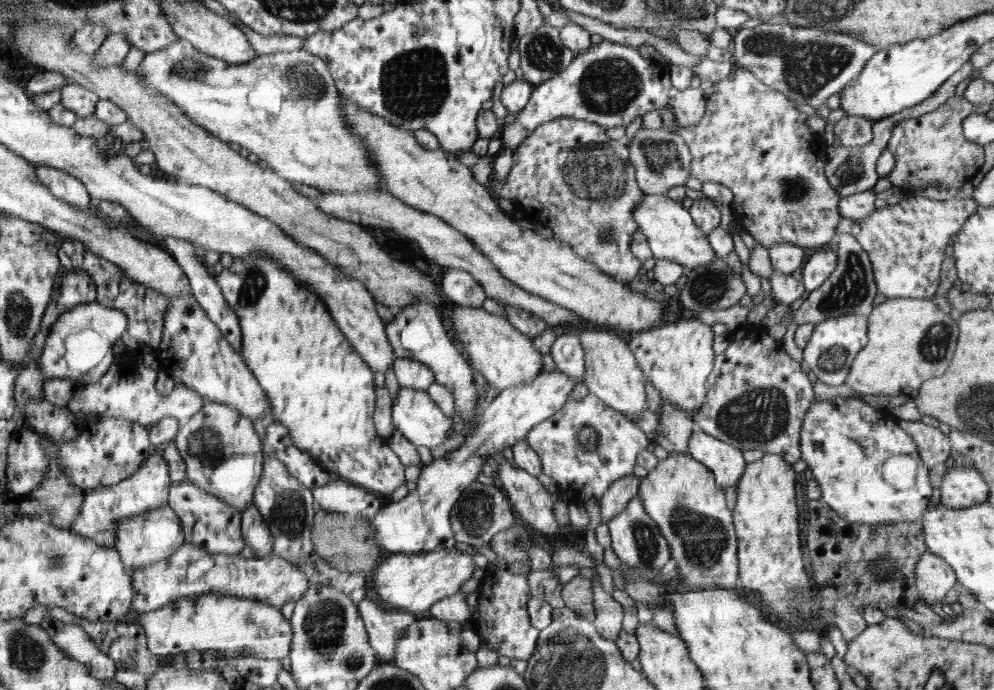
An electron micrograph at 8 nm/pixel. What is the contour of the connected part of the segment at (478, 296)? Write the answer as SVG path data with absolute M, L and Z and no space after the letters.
M447 268L442 274L442 293L450 303L470 308L482 308L485 299L484 288L468 272Z

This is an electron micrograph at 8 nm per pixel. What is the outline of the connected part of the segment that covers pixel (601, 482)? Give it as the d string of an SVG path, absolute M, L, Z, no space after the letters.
M590 393L581 400L569 398L550 418L533 426L527 443L540 457L542 472L557 482L568 501L589 506L619 478L633 474L637 456L650 440L631 418Z

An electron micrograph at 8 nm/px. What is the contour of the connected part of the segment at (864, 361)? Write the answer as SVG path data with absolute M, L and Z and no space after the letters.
M892 298L874 306L867 317L868 342L855 356L844 384L860 394L909 396L921 384L934 376L940 376L950 365L958 338L957 321L940 310L932 299Z

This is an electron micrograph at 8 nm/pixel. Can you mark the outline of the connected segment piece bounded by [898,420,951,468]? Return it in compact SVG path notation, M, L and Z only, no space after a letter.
M898 420L918 447L921 461L928 467L945 463L951 456L951 442L949 435L944 434L939 427L929 426L922 421Z

